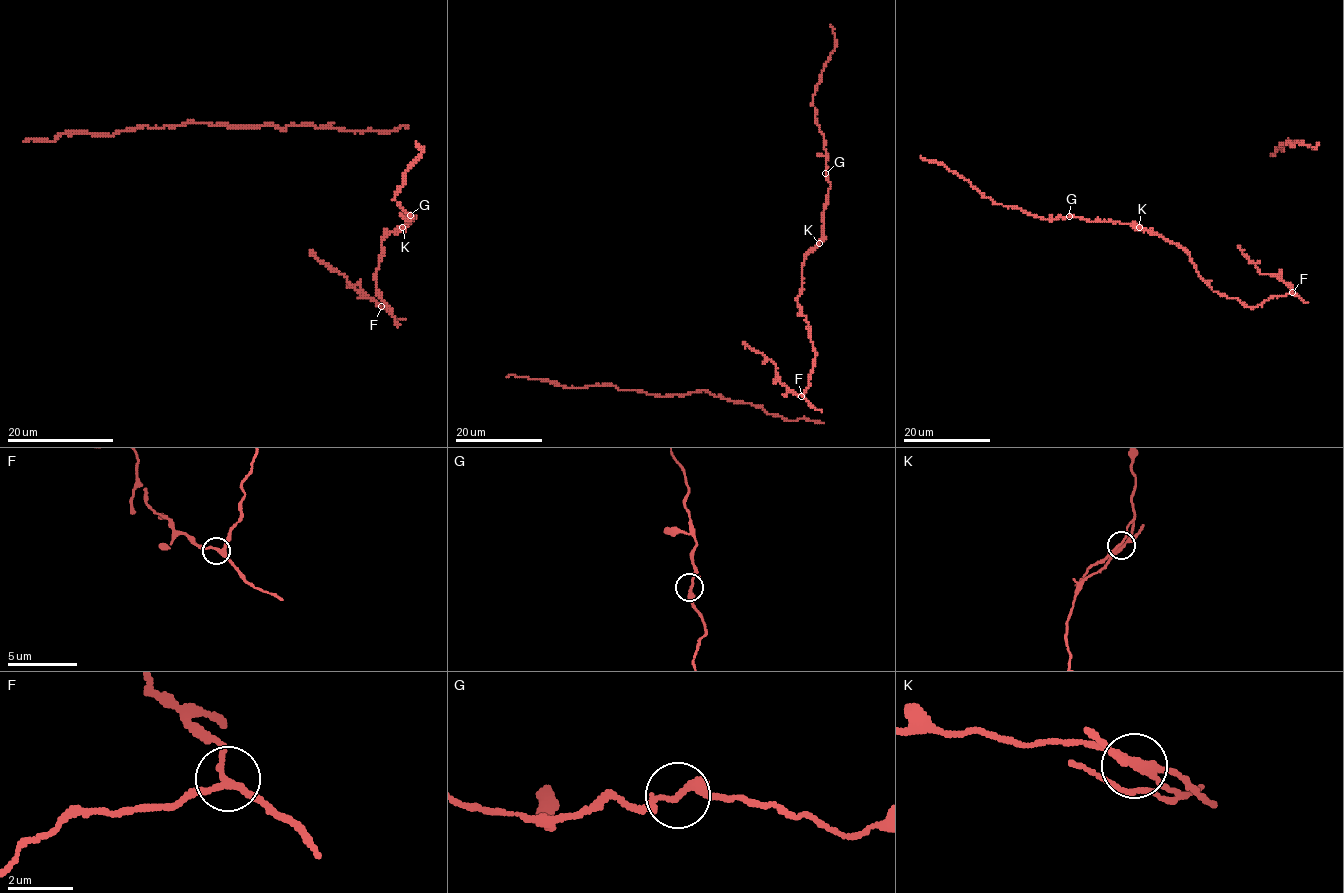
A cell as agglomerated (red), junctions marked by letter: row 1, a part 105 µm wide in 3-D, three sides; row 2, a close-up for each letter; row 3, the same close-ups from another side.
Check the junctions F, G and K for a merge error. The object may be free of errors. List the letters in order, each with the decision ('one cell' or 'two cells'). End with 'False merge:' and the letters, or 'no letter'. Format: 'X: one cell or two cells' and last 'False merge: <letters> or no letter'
F: one cell
G: one cell
K: two cells
False merge: K

